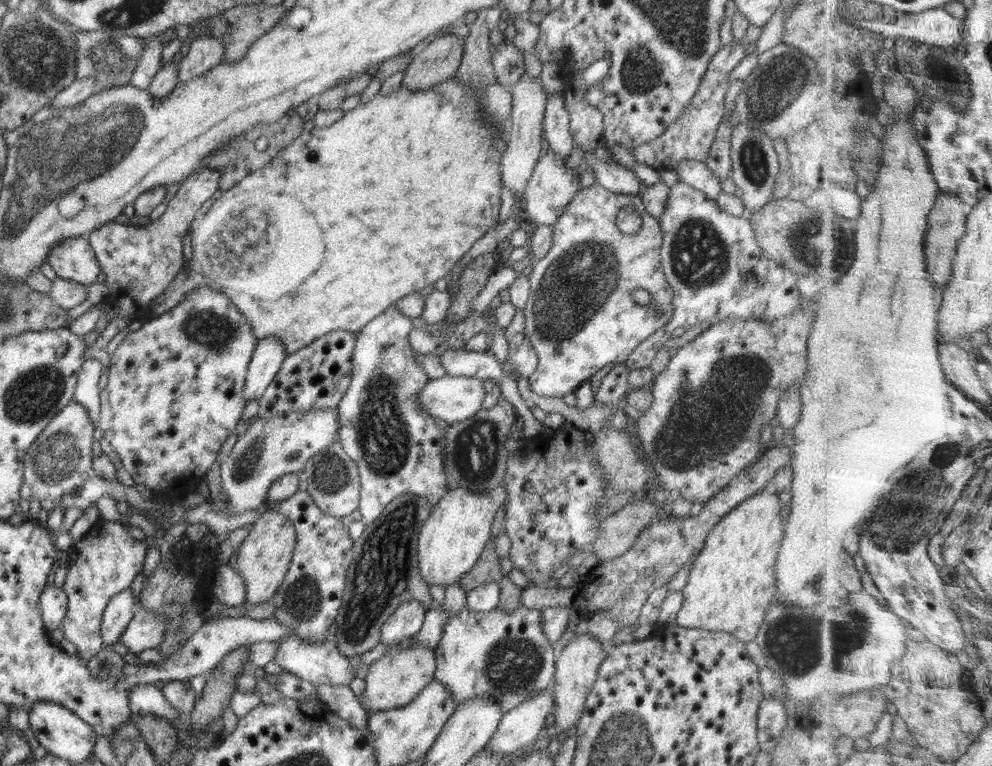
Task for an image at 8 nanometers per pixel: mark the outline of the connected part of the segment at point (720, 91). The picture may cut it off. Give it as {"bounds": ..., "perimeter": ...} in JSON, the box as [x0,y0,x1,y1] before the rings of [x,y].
{"bounds":[630,42,746,170],"perimeter":[[[740,42],[723,45],[721,49],[710,59],[706,72],[703,74],[701,83],[697,86],[691,103],[682,111],[681,117],[669,124],[665,133],[659,137],[653,138],[651,141],[638,145],[635,149],[630,148],[631,153],[635,156],[635,160],[643,165],[662,170],[676,170],[681,160],[697,160],[704,162],[709,155],[712,143],[714,142],[718,125],[723,121],[724,116],[724,98],[726,98],[726,90],[731,82],[728,80],[730,71],[738,66],[740,61],[746,56],[746,47]]]}

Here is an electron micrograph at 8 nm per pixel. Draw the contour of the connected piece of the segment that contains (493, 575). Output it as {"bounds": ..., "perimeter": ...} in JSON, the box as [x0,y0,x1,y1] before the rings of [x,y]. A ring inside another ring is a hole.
{"bounds":[459,543,504,592],"perimeter":[[[487,543],[472,570],[460,577],[459,583],[465,592],[486,583],[498,583],[500,579],[504,578],[500,573],[498,560],[494,547]]]}

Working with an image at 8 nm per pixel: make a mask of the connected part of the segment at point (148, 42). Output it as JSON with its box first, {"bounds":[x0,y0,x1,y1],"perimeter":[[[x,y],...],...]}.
{"bounds":[130,35,163,90],"perimeter":[[[157,35],[142,37],[143,51],[139,54],[137,67],[134,69],[130,80],[130,84],[140,90],[147,90],[155,74],[161,68],[160,58],[163,45],[157,37]]]}

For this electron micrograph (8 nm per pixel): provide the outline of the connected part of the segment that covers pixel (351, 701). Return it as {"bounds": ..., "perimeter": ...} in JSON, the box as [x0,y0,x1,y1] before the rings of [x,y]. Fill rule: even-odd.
{"bounds":[316,684,368,728],"perimeter":[[[316,684],[316,692],[320,701],[338,717],[355,728],[368,728],[368,714],[361,705],[360,700],[350,689],[348,684],[330,686],[329,684]]]}

